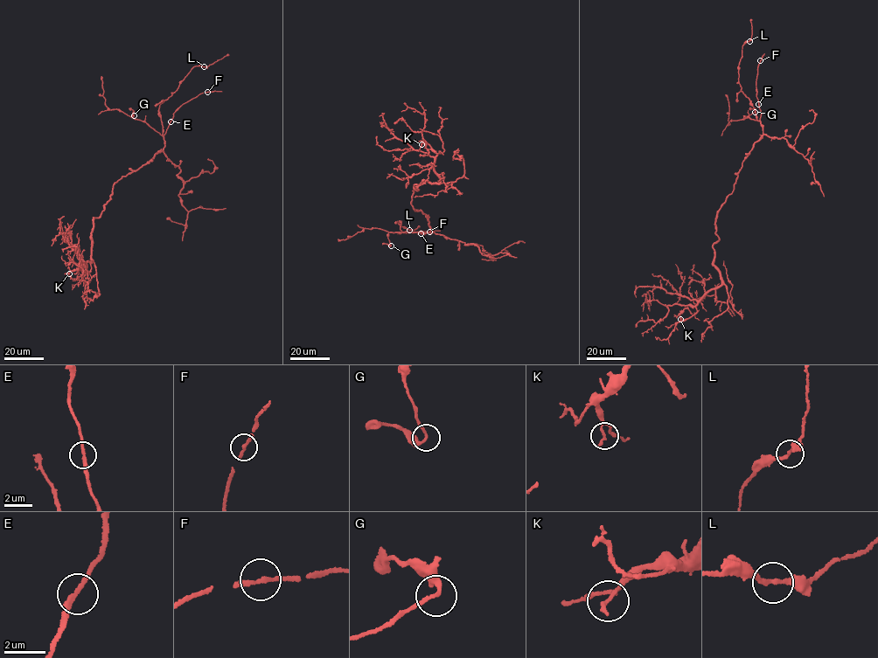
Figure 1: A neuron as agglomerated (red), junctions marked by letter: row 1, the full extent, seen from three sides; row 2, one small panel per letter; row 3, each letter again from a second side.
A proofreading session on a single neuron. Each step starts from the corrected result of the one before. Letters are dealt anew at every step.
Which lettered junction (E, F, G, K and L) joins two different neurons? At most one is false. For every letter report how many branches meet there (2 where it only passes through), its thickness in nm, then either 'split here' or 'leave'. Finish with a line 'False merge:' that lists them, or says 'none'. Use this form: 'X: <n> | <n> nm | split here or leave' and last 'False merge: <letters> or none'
E: 2 | 190 nm | leave
F: 2 | 160 nm | leave
G: 2 | 170 nm | leave
K: 2 | 160 nm | leave
L: 2 | 170 nm | leave
False merge: none

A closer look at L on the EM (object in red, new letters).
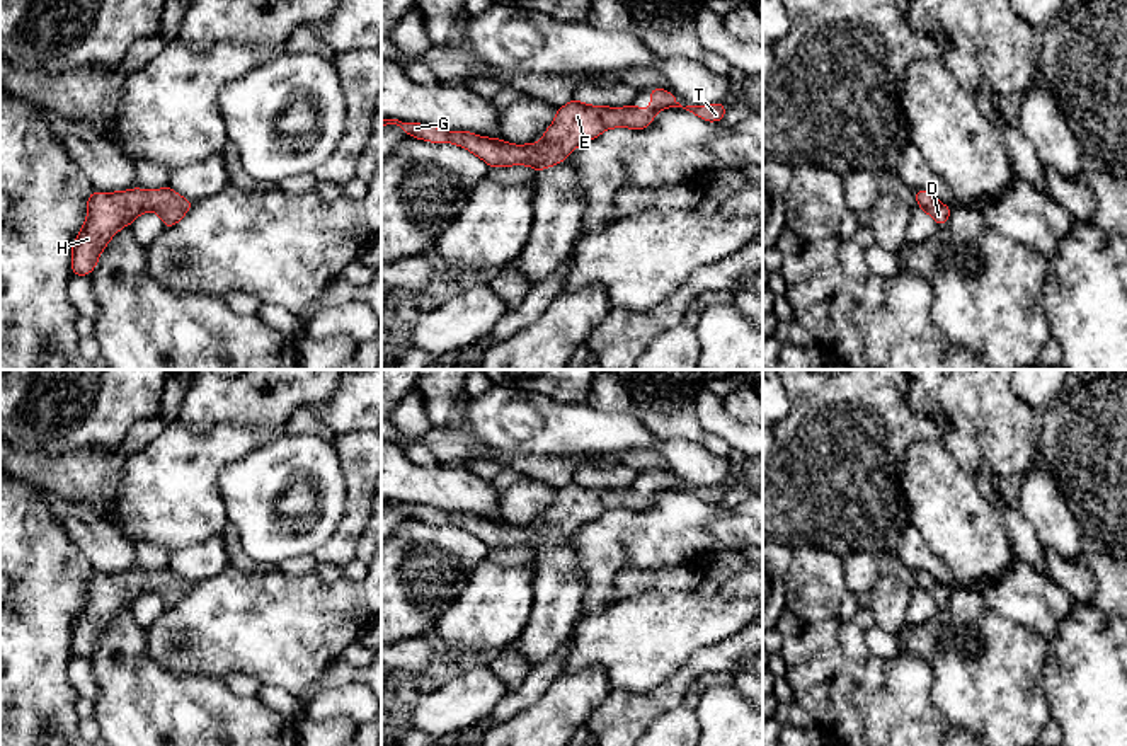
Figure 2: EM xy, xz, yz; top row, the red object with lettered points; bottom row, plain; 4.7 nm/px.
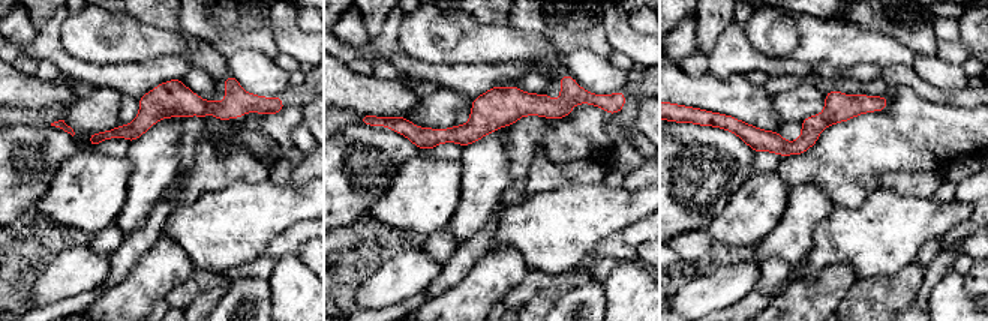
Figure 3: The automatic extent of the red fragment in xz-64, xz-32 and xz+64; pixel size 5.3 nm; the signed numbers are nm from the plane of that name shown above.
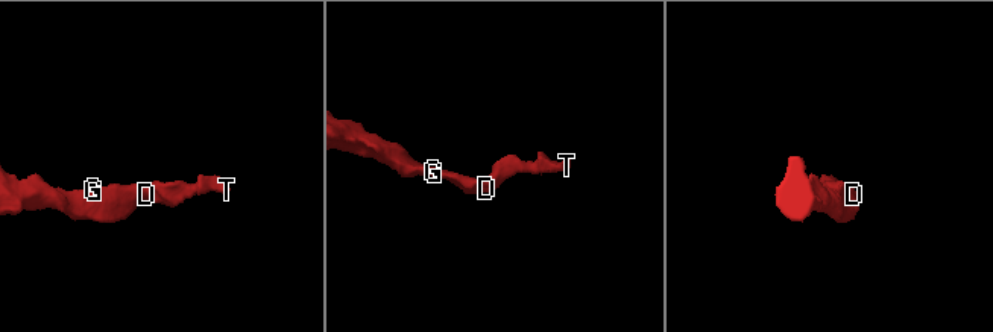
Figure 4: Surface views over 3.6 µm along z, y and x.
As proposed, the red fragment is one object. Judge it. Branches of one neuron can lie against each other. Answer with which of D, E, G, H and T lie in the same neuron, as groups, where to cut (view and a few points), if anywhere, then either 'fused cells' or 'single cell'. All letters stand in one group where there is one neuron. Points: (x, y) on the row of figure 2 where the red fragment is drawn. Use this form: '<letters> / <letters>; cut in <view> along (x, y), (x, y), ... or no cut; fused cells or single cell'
D E G H T; no cut; single cell

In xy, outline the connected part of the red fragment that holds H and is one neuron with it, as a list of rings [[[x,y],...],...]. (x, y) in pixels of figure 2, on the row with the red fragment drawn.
[[[169,186],[155,191],[140,187],[117,192],[94,191],[87,199],[87,221],[72,247],[73,276],[90,274],[109,240],[138,215],[155,211],[169,228],[177,225],[192,204]]]

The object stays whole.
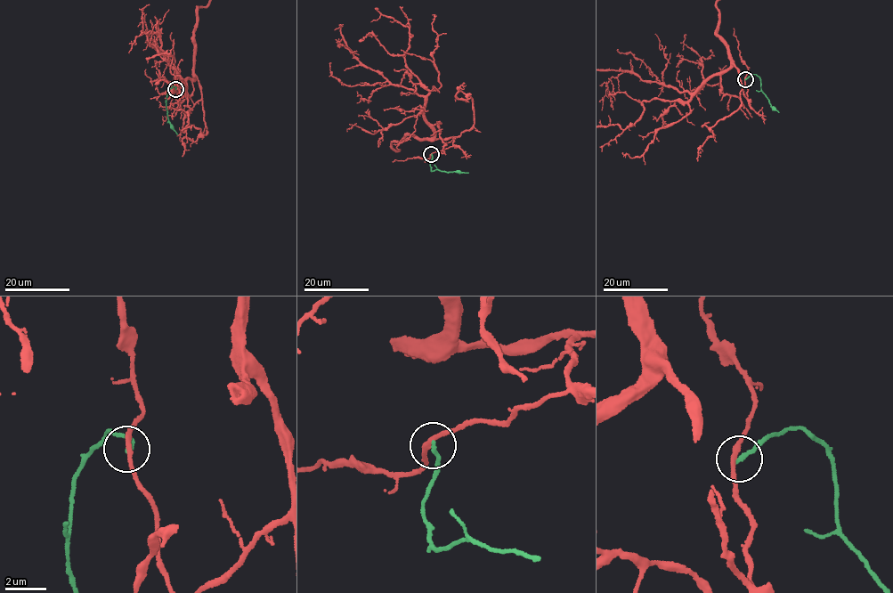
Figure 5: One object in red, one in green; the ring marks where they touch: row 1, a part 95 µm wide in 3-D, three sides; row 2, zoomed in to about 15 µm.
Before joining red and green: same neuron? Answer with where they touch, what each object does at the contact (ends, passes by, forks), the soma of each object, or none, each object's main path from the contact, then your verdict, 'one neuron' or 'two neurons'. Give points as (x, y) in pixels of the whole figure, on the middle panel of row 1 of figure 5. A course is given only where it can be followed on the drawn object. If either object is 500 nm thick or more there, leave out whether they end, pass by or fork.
place (431, 154); red passes by; green ends; soma red none; soma green none; course green (431, 154), (432, 170), (468, 173); two neurons

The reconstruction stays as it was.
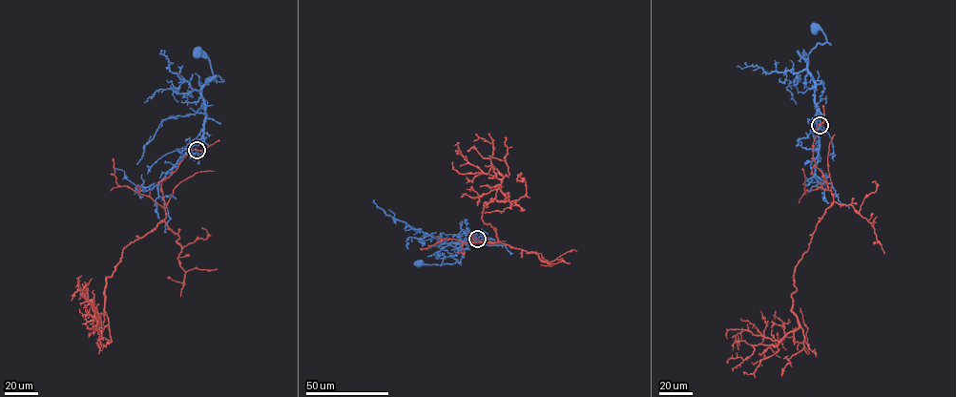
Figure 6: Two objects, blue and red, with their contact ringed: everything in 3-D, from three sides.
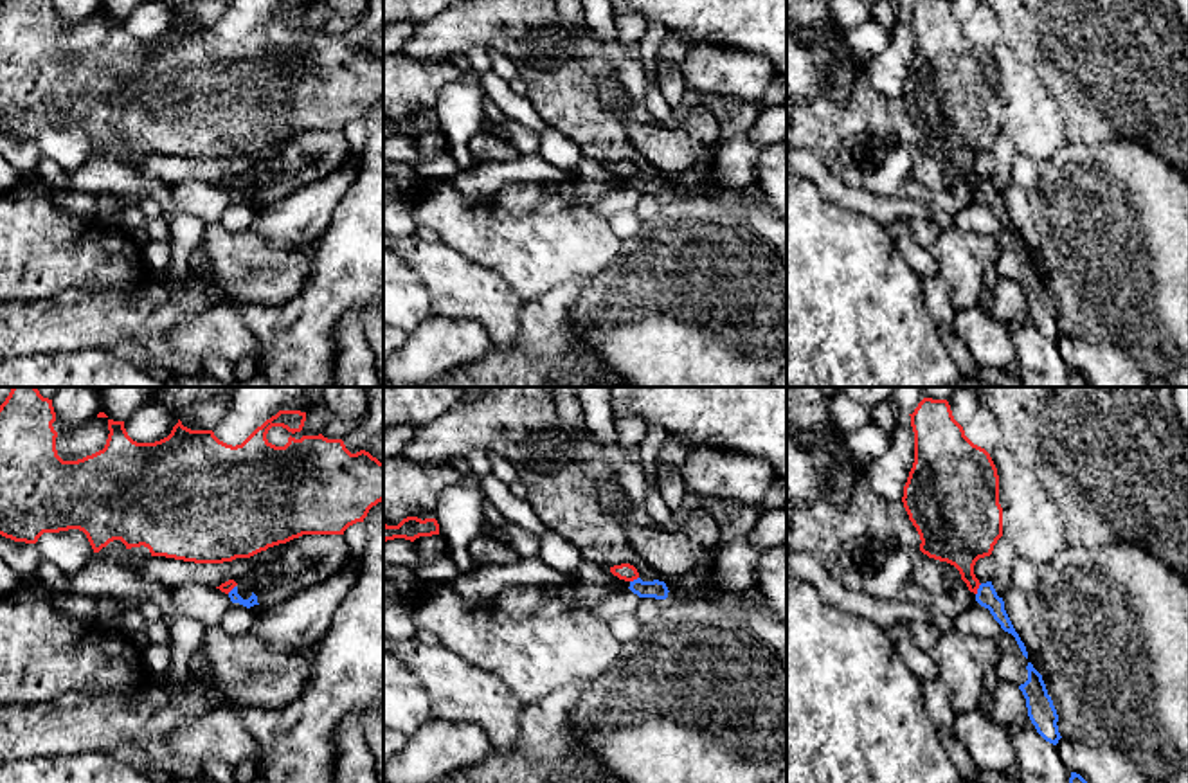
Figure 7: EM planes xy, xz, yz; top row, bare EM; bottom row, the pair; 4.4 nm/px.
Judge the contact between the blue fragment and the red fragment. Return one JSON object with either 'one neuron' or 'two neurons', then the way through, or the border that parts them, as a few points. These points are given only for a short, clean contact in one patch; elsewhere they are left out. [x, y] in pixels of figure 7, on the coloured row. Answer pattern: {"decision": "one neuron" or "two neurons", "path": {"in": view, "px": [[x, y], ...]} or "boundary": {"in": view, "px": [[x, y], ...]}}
{"decision": "two neurons", "boundary": {"in": "yz", "px": [[981, 584], [976, 594]]}}

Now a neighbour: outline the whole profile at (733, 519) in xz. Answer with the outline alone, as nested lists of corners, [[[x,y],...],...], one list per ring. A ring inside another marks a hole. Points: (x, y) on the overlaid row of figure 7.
[[[700,499],[700,504],[713,515],[718,524],[722,542],[731,542],[747,535],[760,518],[760,508],[727,502],[722,499]]]

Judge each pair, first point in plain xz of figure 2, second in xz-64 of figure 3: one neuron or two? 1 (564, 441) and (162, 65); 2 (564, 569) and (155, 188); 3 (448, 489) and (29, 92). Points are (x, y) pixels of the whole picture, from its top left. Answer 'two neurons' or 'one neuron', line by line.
1: two neurons
2: one neuron
3: one neuron

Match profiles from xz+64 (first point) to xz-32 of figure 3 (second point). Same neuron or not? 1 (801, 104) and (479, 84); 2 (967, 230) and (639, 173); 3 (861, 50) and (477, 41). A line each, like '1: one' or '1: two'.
1: two
2: one
3: one

